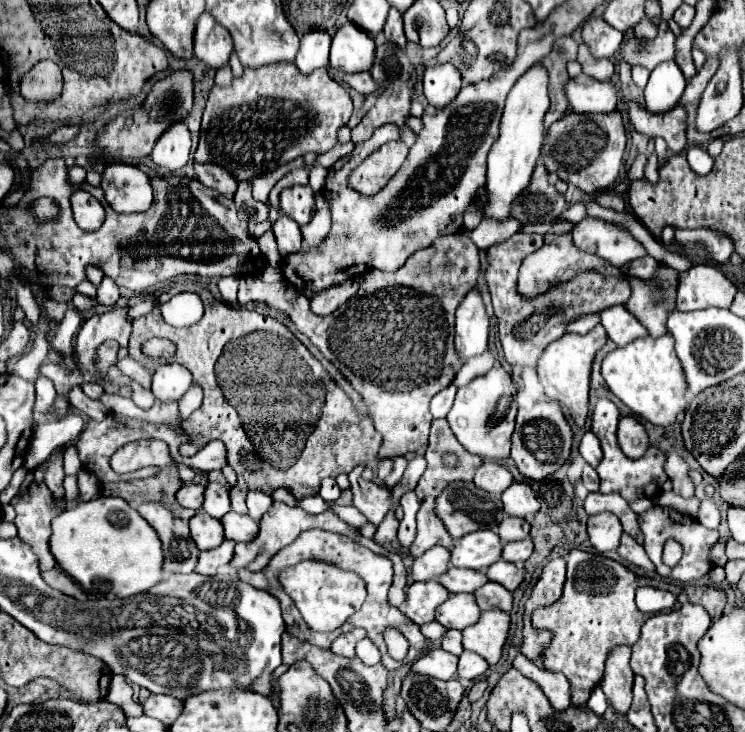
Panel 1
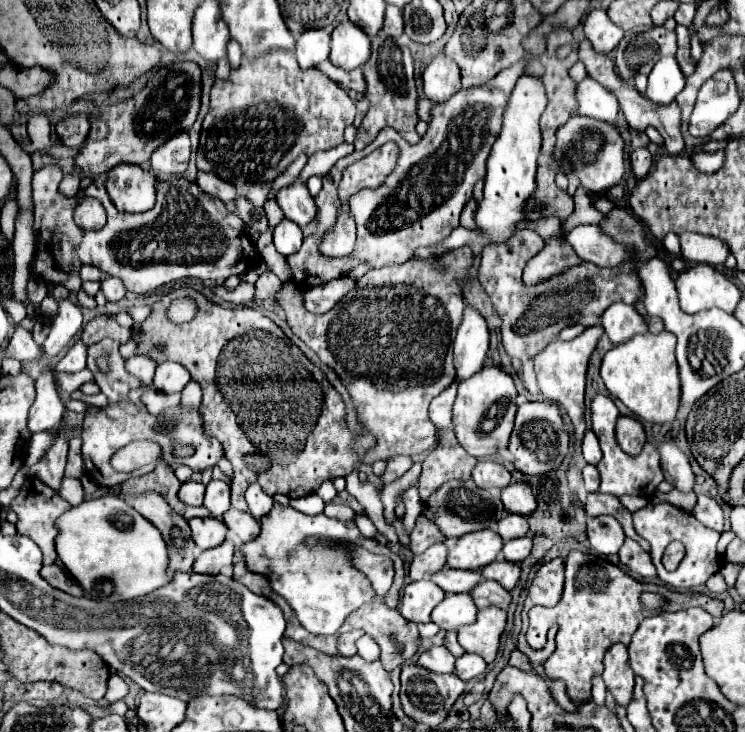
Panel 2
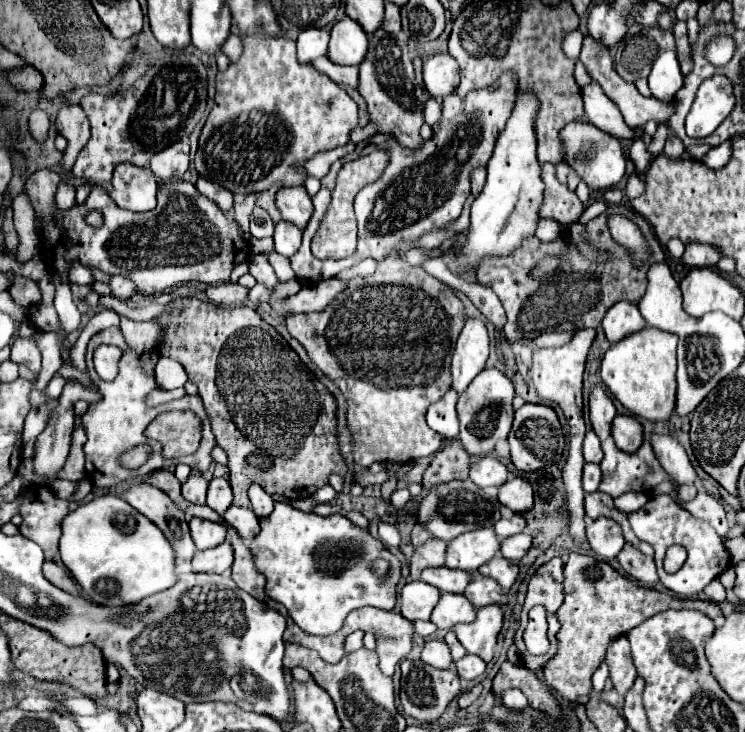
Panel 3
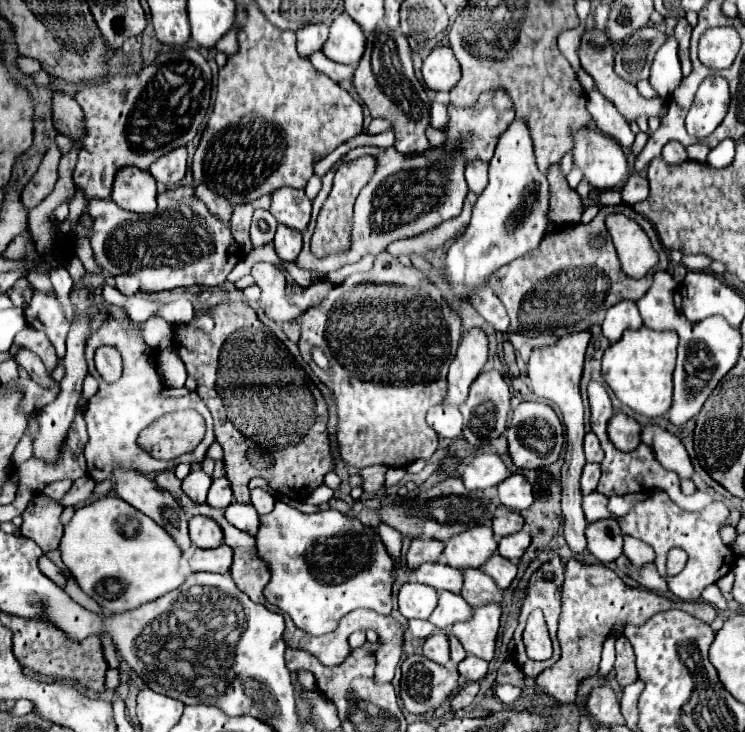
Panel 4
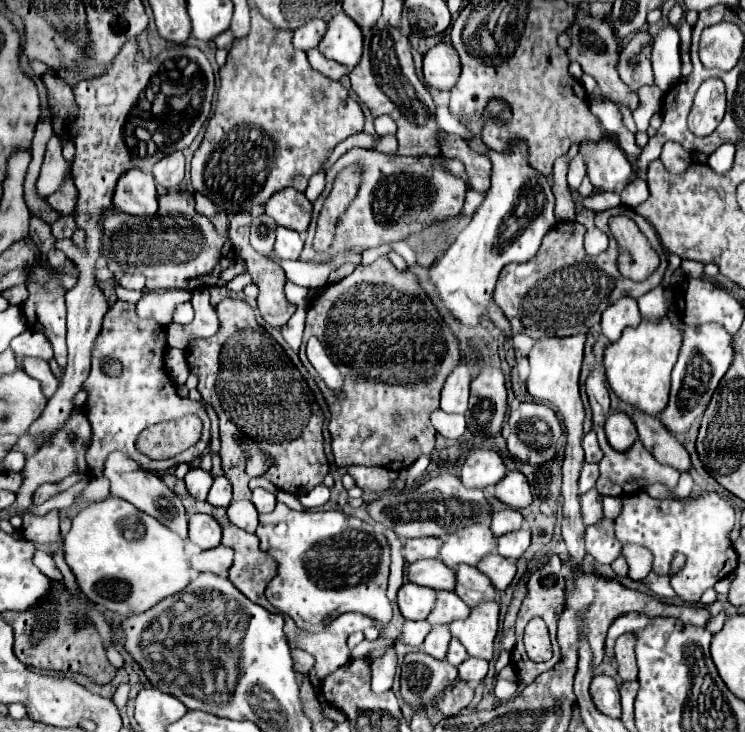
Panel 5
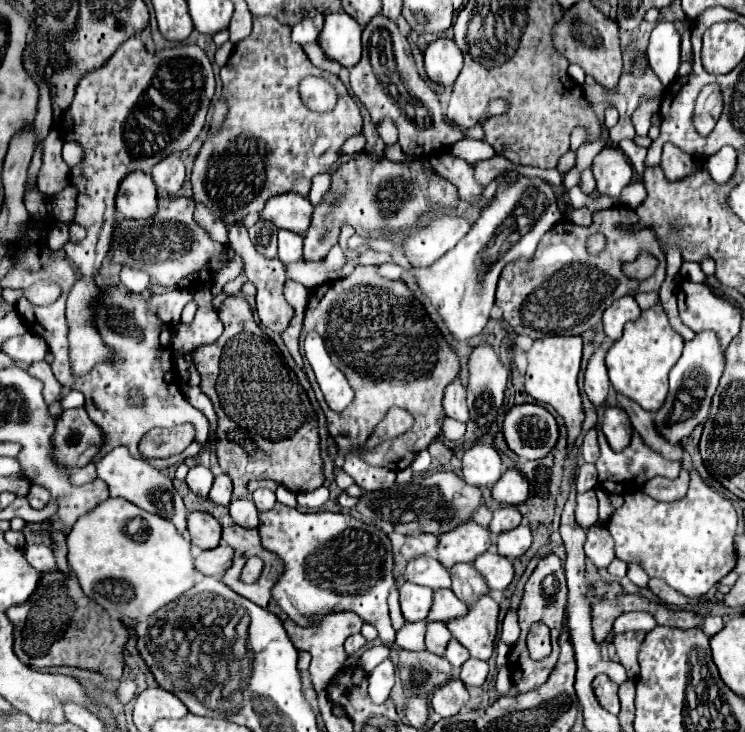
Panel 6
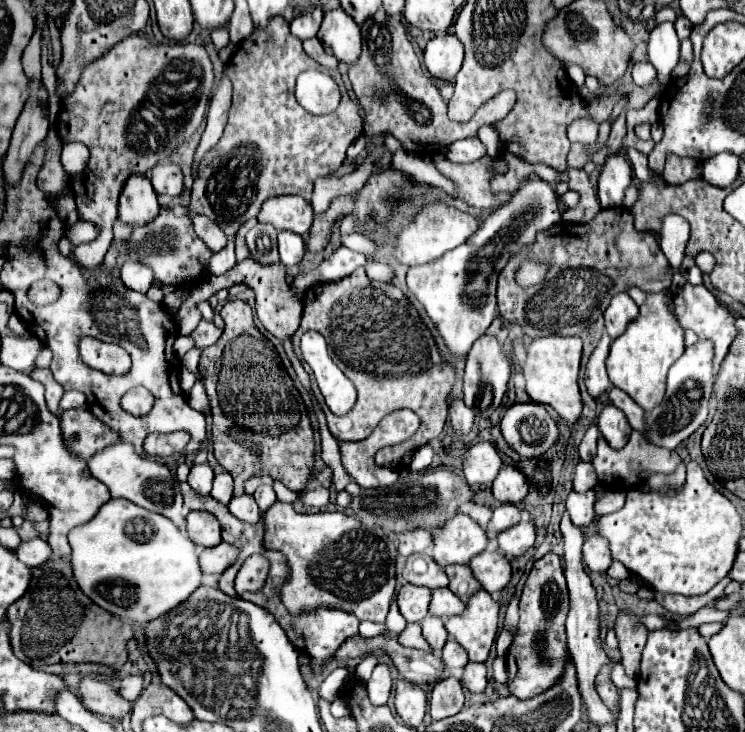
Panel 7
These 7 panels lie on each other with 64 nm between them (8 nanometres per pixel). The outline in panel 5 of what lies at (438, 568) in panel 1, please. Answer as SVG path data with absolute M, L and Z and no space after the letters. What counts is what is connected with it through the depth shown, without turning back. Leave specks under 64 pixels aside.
M412 538L404 544L406 562L416 562L420 558L436 558L442 546L442 538Z

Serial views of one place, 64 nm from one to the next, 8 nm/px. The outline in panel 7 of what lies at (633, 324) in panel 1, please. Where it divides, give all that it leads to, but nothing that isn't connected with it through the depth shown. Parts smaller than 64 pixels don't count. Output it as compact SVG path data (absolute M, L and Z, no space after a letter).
M626 292L616 294L604 312L606 332L612 338L618 338L636 316L638 316L638 306L634 304L634 300Z

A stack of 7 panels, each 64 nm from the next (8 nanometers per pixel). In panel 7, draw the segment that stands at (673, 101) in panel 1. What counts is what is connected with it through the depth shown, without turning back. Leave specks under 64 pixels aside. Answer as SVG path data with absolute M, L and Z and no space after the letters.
M658 24L650 32L650 44L648 44L648 56L654 68L658 70L658 78L662 82L670 80L670 72L678 62L680 54L680 40L676 36L674 24Z

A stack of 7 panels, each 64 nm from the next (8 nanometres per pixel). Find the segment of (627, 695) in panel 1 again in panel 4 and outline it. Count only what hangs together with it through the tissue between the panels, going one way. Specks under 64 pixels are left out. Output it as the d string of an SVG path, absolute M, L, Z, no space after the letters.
M620 636L616 642L616 664L614 664L616 680L622 688L638 679L636 664L634 664L634 650L628 644L626 636Z

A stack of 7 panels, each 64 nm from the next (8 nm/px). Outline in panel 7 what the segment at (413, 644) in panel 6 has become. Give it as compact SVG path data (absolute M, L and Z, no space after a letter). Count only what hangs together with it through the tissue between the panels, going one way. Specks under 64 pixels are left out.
M408 624L398 638L400 638L400 642L402 642L404 646L418 648L418 650L426 650L426 652L430 650L430 648L428 648L428 642L424 640L424 636L422 636L422 632L420 632L420 626L418 626L418 624Z

